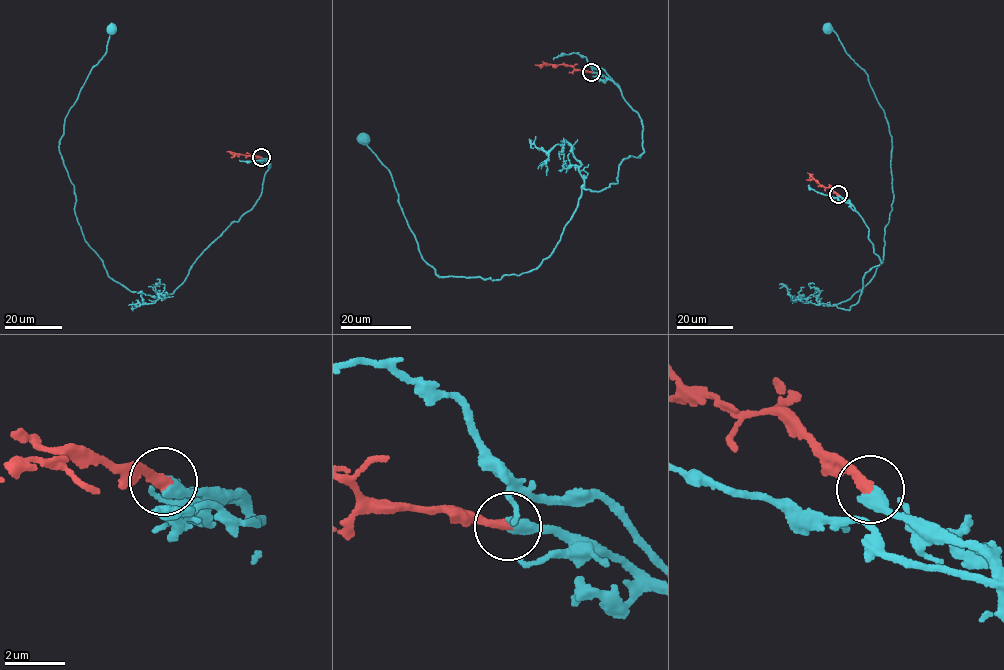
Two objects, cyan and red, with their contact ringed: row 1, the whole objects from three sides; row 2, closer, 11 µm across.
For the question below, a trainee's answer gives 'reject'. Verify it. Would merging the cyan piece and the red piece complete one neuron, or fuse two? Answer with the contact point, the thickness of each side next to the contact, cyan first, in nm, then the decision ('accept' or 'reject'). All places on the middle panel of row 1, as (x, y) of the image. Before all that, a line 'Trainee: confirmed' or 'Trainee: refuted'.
Trainee: refuted
place (591, 72); calibres 320 and 360 nm; accept

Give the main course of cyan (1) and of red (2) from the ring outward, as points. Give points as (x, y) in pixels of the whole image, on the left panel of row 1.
1: (261, 157), (269, 168), (259, 199), (171, 293), (132, 292), (108, 276), (78, 224), (59, 141), (112, 27)
2: (261, 157), (227, 151)

